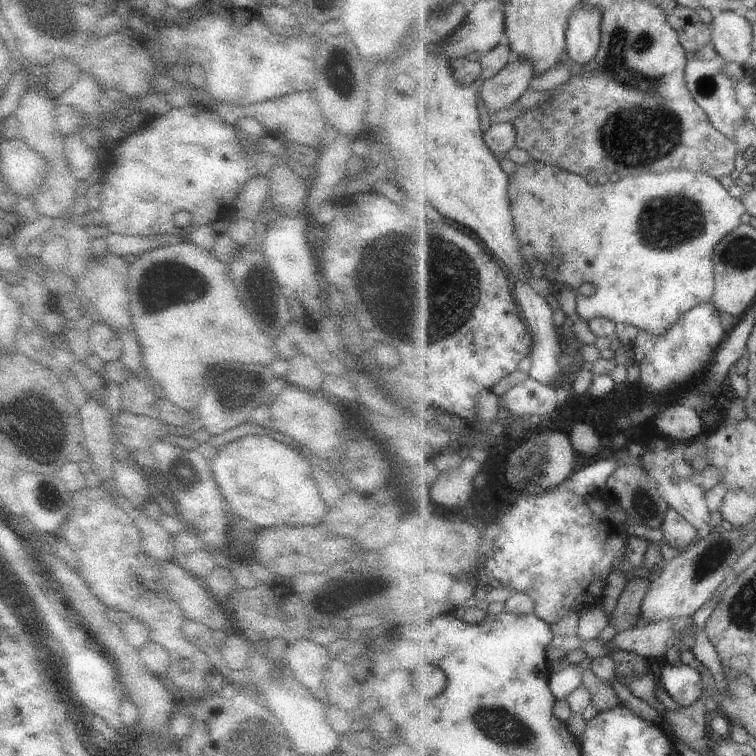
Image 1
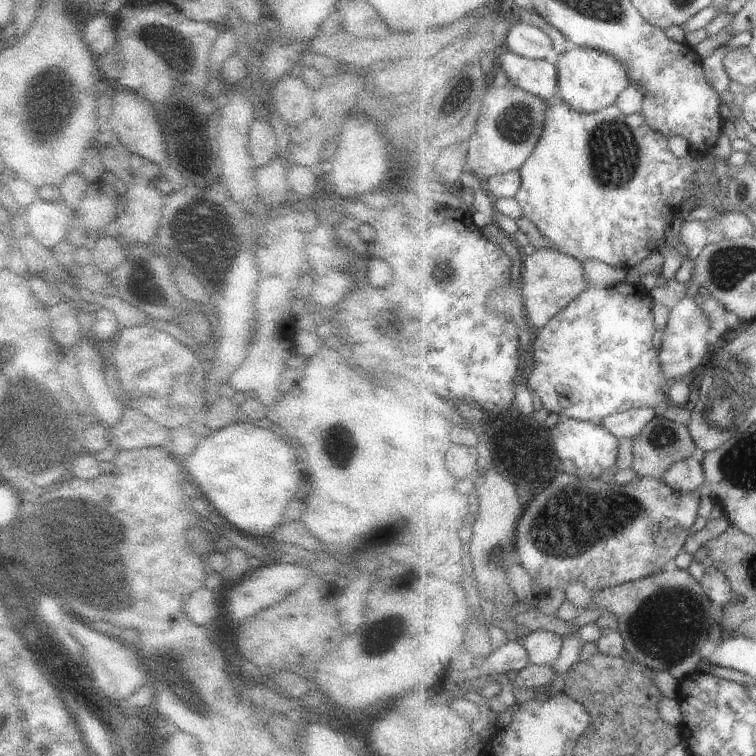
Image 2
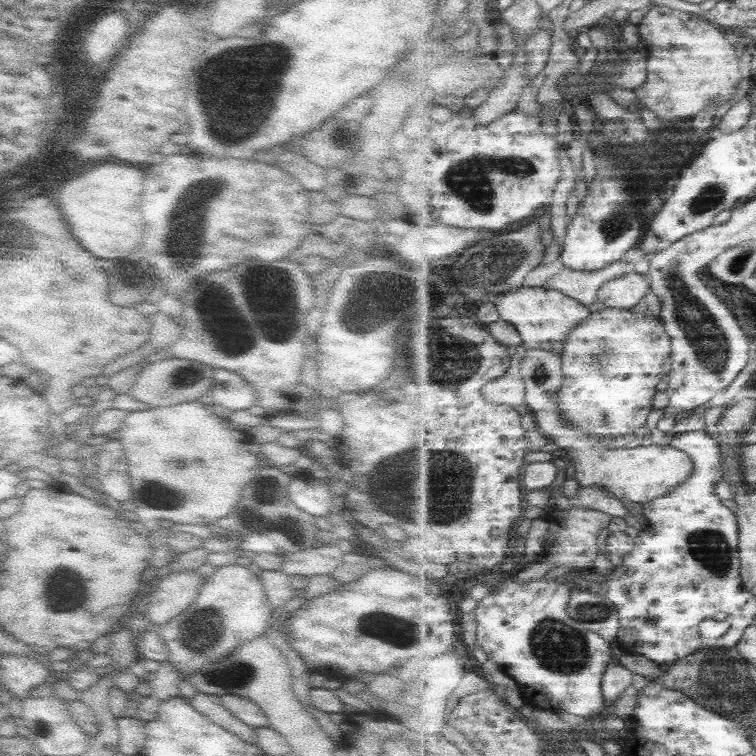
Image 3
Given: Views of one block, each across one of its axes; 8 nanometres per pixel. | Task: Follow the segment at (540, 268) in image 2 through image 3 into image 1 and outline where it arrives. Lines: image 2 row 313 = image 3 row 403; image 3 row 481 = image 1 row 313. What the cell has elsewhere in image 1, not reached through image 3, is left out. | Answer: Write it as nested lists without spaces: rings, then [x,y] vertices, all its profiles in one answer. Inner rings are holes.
[[[532,159],[529,164],[519,166],[519,170],[513,176],[510,176],[510,182],[515,226],[517,226],[517,234],[519,234],[519,240],[521,240],[523,256],[527,258],[527,266],[531,266],[535,260],[543,260],[543,262],[547,262],[549,277],[553,282],[558,281],[559,284],[567,284],[567,286],[575,288],[578,292],[576,300],[577,314],[585,321],[591,320],[591,318],[607,318],[615,320],[617,324],[631,324],[637,329],[647,330],[653,336],[663,336],[669,328],[674,327],[686,315],[686,312],[691,311],[691,308],[698,307],[699,304],[703,303],[713,304],[716,287],[715,246],[745,221],[748,212],[743,201],[733,198],[729,194],[729,190],[718,179],[705,173],[690,170],[663,172],[663,174],[647,172],[647,174],[641,176],[621,178],[619,182],[609,182],[609,184],[603,184],[603,186],[601,184],[591,186],[579,174],[569,172],[565,168],[559,168],[555,164],[547,164],[547,162]]]

